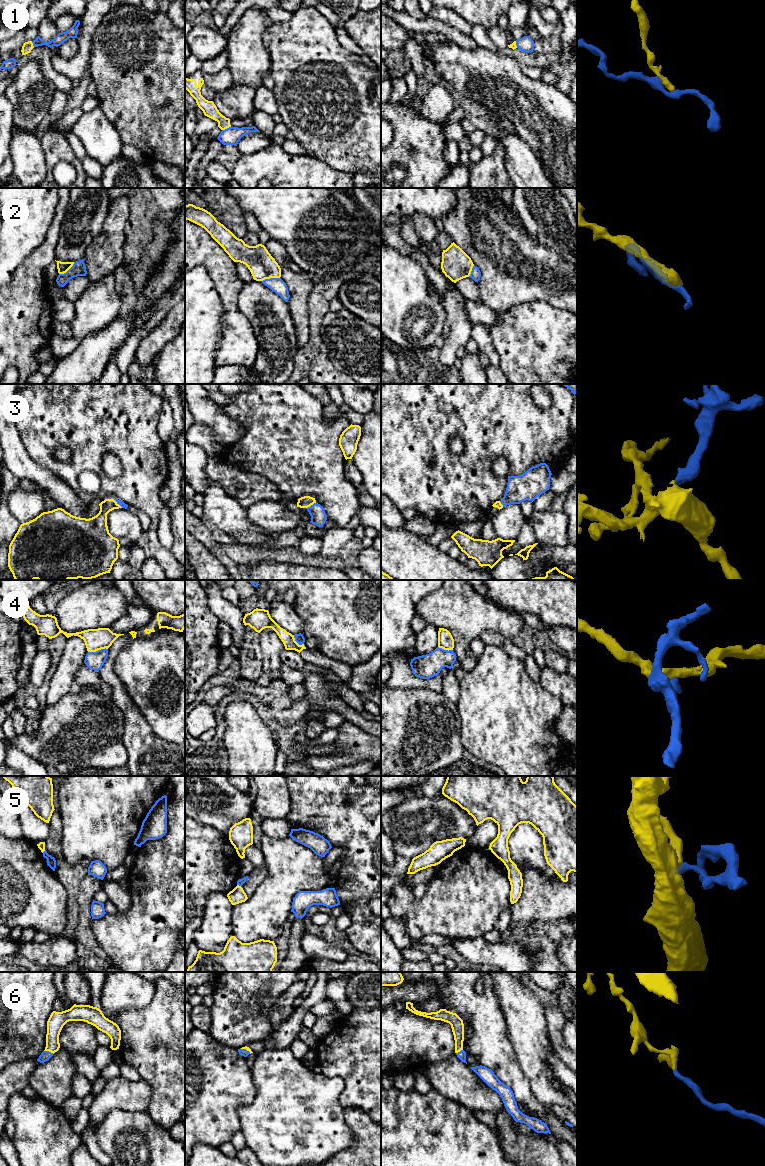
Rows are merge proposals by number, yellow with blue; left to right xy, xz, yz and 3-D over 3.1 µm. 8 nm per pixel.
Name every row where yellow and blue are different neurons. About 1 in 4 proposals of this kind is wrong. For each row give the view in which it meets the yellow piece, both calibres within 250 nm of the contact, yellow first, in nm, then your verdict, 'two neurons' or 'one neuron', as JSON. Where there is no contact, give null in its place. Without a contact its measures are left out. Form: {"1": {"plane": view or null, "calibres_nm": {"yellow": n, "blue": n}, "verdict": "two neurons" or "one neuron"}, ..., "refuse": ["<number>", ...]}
{"1": {"plane": "xz", "calibres_nm": {"yellow": 120, "blue": 140}, "verdict": "two neurons"}, "2": {"plane": "xz", "calibres_nm": {"yellow": 220, "blue": 120}, "verdict": "two neurons"}, "3": {"plane": "xy", "calibres_nm": {"yellow": 160, "blue": 50}, "verdict": "one neuron"}, "4": {"plane": "xy", "calibres_nm": {"yellow": 180, "blue": 140}, "verdict": "two neurons"}, "5": {"plane": "xz", "calibres_nm": {"yellow": 120, "blue": 60}, "verdict": "two neurons"}, "6": {"plane": "xy", "calibres_nm": {"yellow": 140, "blue": 80}, "verdict": "one neuron"}, "refuse": ["1", "2", "4", "5"]}

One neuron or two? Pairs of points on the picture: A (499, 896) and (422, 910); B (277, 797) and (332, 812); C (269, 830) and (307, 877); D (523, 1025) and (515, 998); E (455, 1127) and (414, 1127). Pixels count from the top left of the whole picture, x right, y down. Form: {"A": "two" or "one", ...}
{"A": "one", "B": "two", "C": "two", "D": "one", "E": "one"}

